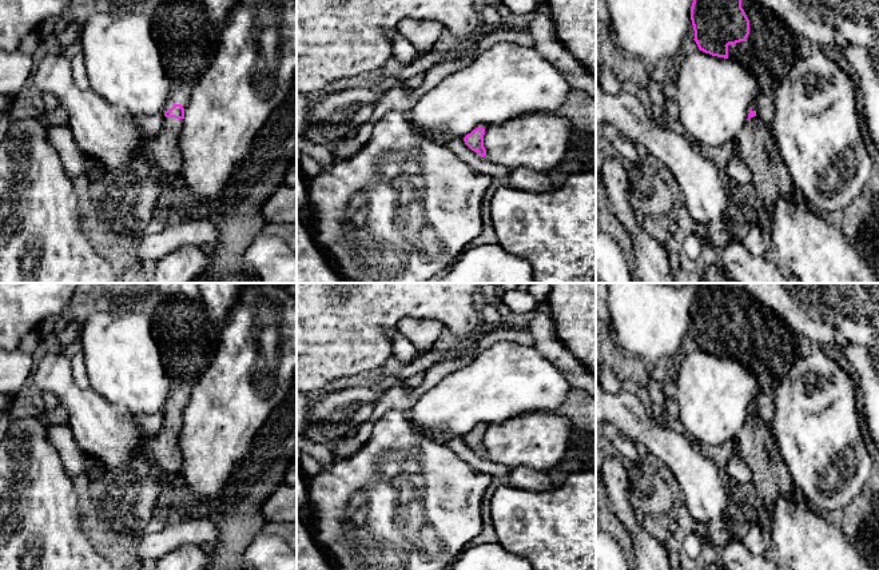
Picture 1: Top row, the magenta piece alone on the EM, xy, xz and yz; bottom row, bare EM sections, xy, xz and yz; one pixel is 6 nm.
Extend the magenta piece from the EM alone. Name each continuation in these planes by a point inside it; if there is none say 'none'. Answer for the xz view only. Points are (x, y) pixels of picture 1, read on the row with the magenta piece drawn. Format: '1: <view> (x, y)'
none

